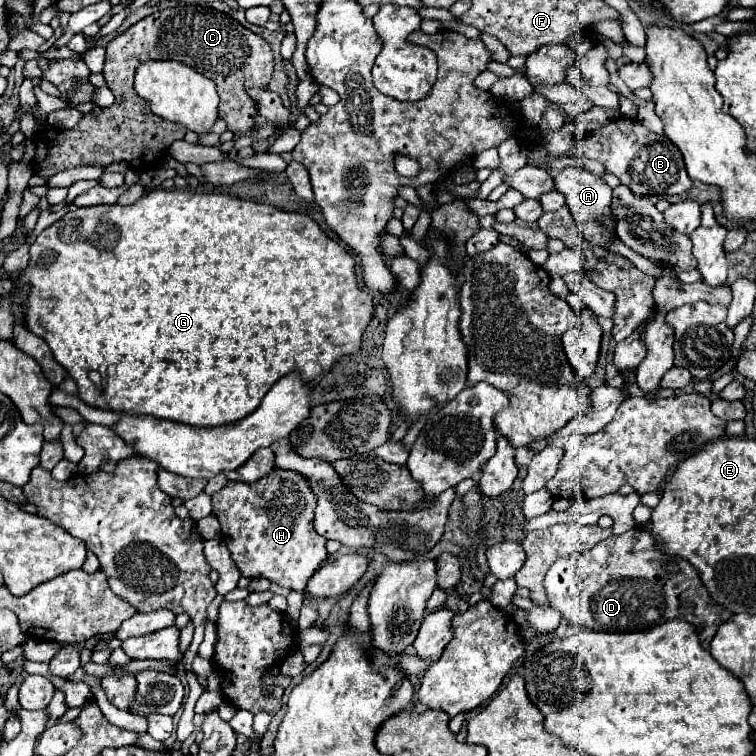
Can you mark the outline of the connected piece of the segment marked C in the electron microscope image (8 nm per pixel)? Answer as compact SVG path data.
M176 6L158 10L106 44L102 74L108 88L116 96L116 102L110 108L96 108L82 114L80 122L72 130L46 126L36 130L32 142L36 146L34 170L38 176L50 178L64 168L80 164L108 166L112 162L126 162L140 172L152 170L152 164L162 160L162 154L170 148L170 144L184 138L186 128L154 116L150 104L134 90L134 72L138 64L146 60L176 60L214 80L220 102L228 104L228 130L234 134L248 132L258 114L254 110L254 102L246 96L246 88L268 86L274 70L274 56L268 42L240 26L230 16L206 6Z

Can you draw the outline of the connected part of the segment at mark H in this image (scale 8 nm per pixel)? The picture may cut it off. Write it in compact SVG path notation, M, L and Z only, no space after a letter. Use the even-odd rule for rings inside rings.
M274 468L274 478L270 474L254 484L228 482L220 492L212 494L212 514L220 522L222 540L230 550L230 556L240 570L240 576L246 578L262 576L268 578L270 582L276 582L290 590L298 590L306 596L306 584L310 576L328 560L326 538L318 536L312 528L314 494L310 492L306 480L302 480L302 476L298 476L296 472Z

